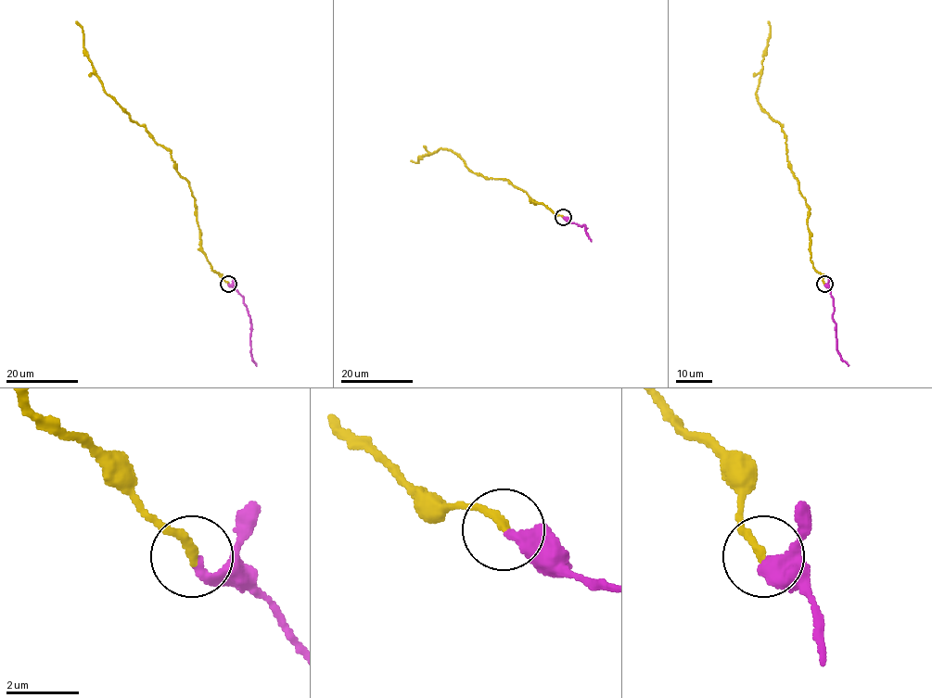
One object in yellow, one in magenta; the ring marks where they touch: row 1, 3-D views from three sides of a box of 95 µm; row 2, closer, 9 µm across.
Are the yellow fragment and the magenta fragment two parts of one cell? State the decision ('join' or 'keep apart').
join

